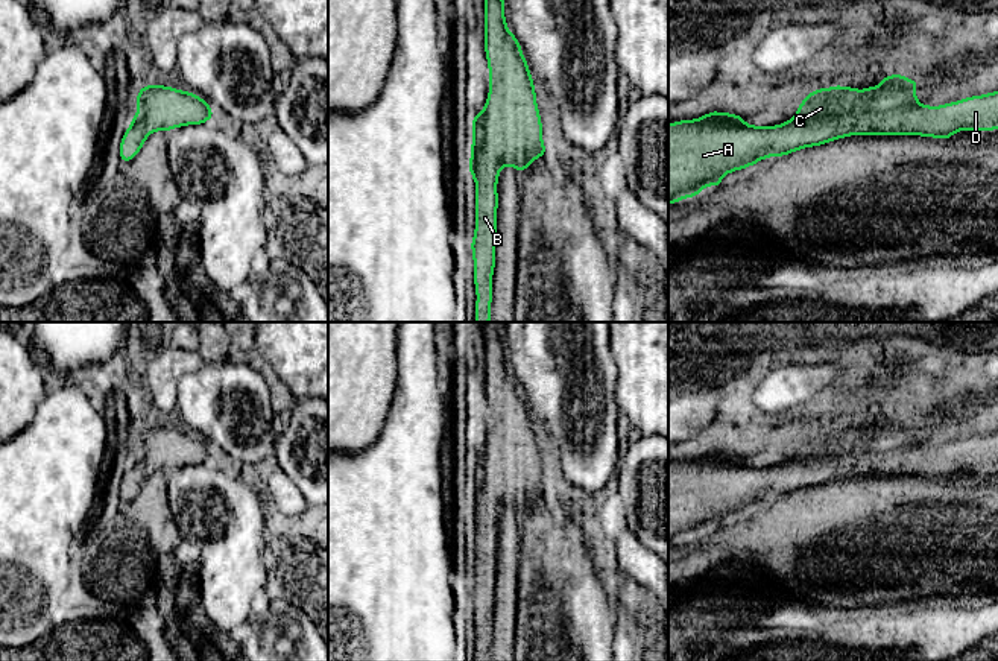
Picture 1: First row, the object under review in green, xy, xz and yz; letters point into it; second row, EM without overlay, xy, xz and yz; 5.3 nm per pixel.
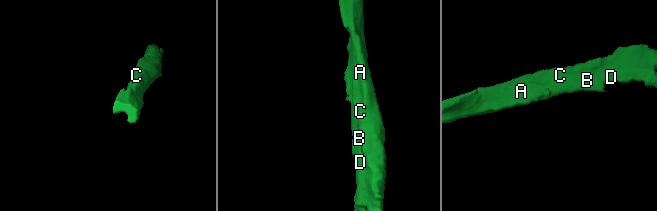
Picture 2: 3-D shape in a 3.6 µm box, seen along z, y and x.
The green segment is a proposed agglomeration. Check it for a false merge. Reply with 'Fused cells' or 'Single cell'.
Single cell

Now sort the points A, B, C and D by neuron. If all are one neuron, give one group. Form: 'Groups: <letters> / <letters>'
Groups: A B C D

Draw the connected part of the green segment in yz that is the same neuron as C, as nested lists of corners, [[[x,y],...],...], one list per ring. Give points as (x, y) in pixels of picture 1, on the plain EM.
[[[889,415],[876,427],[857,430],[834,425],[811,432],[797,453],[782,465],[752,466],[743,456],[711,451],[694,460],[668,465],[668,546],[703,535],[706,526],[720,527],[722,518],[769,497],[820,486],[851,476],[921,476],[948,480],[962,471],[998,470],[998,432],[971,436],[946,445],[928,447],[916,439],[916,419]]]

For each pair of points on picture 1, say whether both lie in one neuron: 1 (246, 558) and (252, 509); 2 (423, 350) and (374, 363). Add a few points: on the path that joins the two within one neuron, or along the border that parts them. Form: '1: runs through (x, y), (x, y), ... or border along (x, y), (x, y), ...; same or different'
1: runs through (246, 546), (246, 521); same
2: border along (397, 338), (397, 386), (394, 392); different

